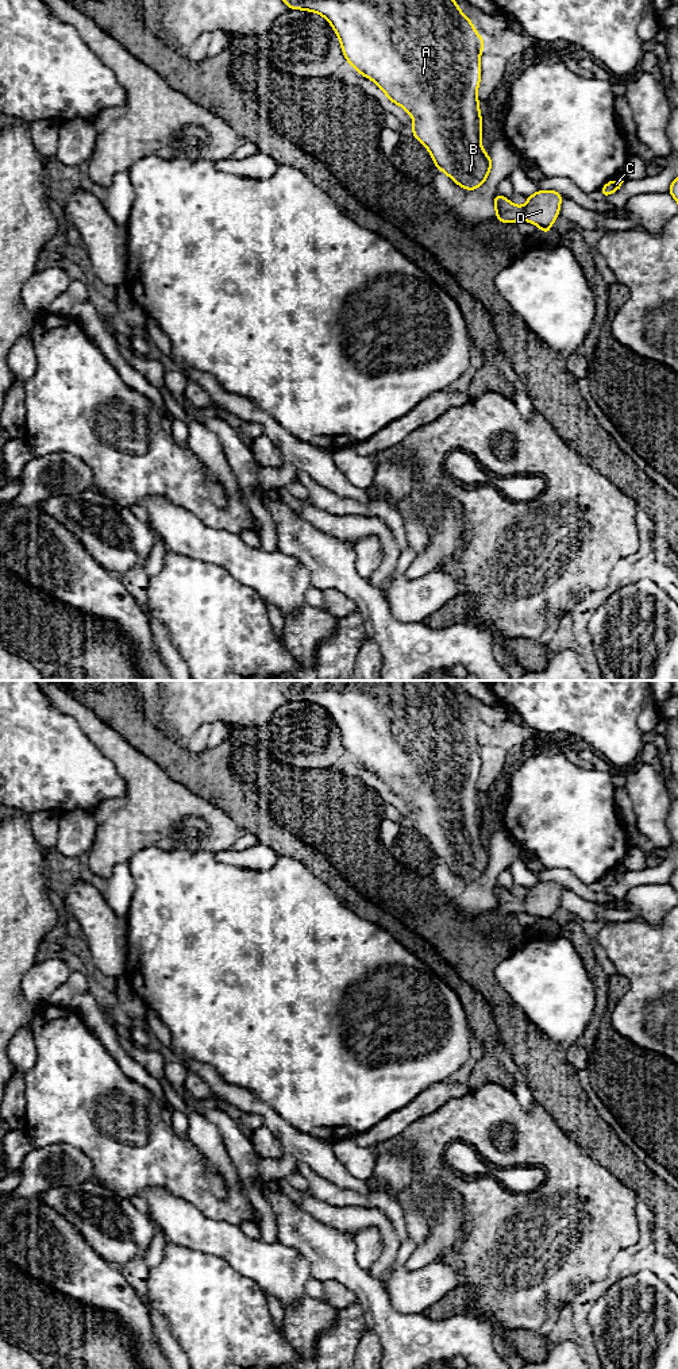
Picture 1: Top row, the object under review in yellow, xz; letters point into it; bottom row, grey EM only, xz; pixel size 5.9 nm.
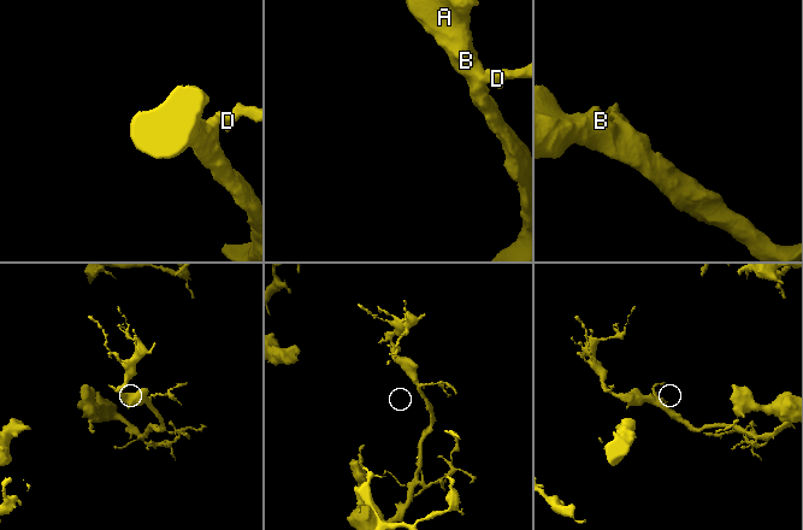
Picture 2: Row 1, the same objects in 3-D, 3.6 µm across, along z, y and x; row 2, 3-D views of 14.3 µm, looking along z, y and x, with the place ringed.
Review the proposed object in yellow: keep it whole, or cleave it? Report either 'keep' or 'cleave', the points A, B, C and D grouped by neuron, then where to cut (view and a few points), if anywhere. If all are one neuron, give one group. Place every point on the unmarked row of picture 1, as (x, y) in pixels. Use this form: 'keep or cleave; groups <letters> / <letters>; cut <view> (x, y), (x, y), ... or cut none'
keep; groups A B C D; cut none

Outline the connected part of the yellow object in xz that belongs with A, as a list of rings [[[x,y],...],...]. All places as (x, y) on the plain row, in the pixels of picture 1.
[[[276,680],[281,691],[289,701],[305,701],[324,707],[340,730],[340,739],[347,753],[355,763],[374,772],[386,788],[402,798],[413,810],[415,817],[411,825],[421,833],[429,842],[435,859],[444,863],[455,875],[466,882],[475,882],[485,875],[493,857],[493,851],[484,842],[481,836],[482,807],[479,806],[479,793],[477,782],[481,772],[479,748],[485,739],[485,732],[474,721],[473,712],[467,710],[458,699],[457,693],[444,680]]]

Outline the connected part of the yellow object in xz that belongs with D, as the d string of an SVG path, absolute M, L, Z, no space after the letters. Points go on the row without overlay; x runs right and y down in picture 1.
M539 880L535 886L527 888L527 895L521 899L501 886L493 887L496 907L500 914L516 914L527 911L536 915L548 928L550 919L559 907L563 886L556 882Z

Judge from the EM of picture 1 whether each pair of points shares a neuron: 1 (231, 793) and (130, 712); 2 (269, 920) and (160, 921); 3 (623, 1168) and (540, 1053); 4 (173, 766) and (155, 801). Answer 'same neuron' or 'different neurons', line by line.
1: same neuron
2: same neuron
3: same neuron
4: different neurons

